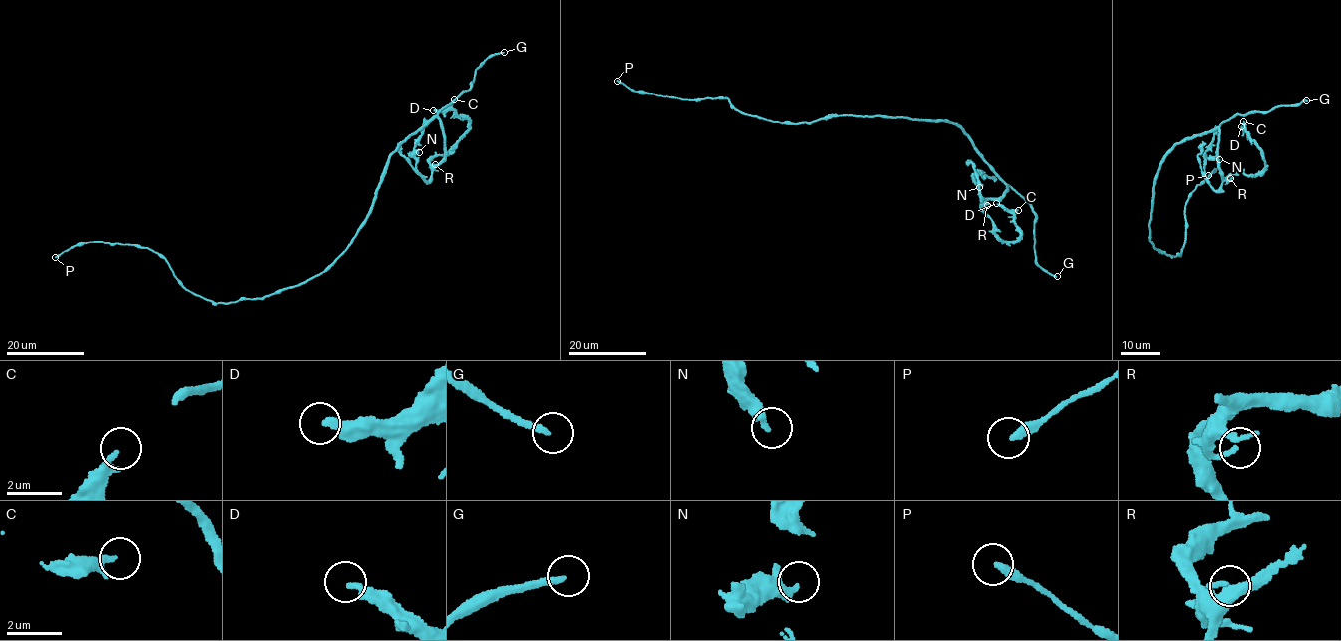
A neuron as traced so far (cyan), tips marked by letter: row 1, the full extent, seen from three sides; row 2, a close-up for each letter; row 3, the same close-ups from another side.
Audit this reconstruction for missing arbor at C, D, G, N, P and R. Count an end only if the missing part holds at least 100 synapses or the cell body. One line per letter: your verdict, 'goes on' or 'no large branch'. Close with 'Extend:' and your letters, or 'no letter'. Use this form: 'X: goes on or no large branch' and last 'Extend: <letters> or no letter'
C: no large branch
D: no large branch
G: goes on
N: no large branch
P: no large branch
R: no large branch
Extend: G

